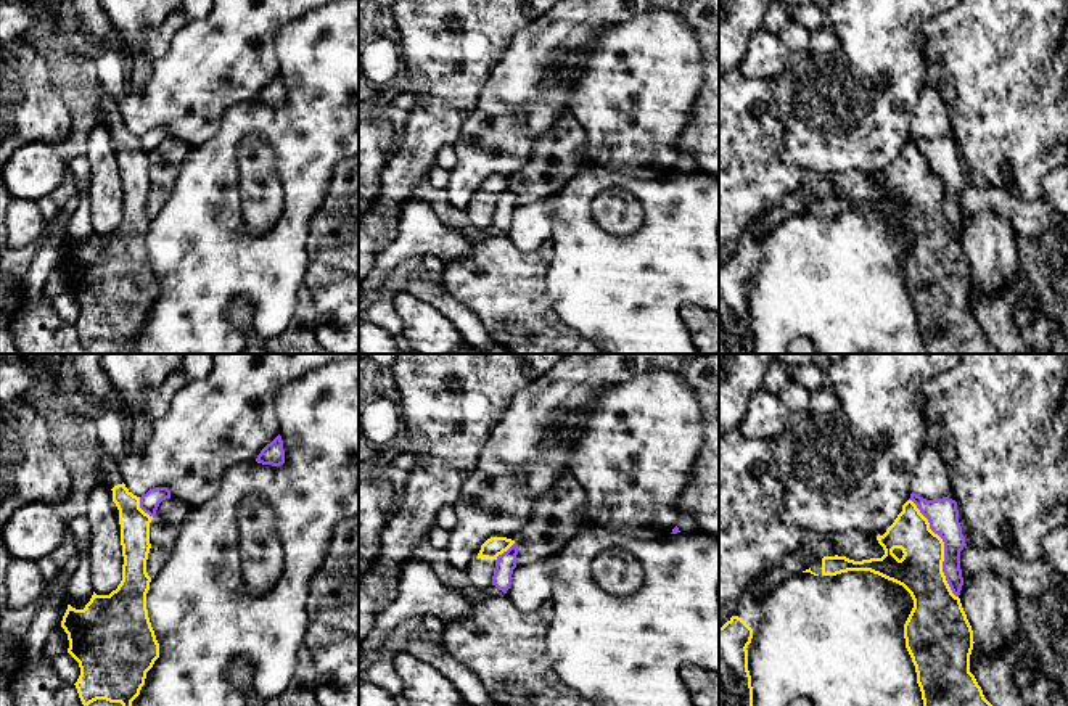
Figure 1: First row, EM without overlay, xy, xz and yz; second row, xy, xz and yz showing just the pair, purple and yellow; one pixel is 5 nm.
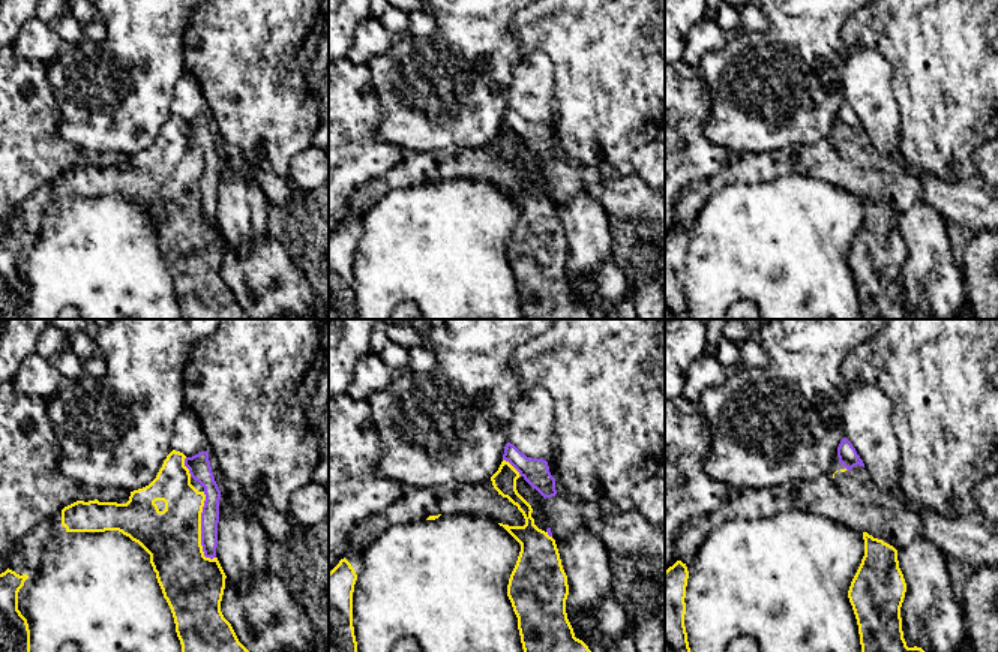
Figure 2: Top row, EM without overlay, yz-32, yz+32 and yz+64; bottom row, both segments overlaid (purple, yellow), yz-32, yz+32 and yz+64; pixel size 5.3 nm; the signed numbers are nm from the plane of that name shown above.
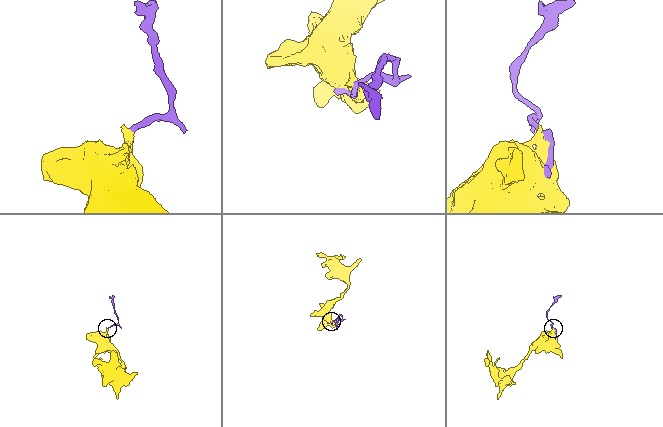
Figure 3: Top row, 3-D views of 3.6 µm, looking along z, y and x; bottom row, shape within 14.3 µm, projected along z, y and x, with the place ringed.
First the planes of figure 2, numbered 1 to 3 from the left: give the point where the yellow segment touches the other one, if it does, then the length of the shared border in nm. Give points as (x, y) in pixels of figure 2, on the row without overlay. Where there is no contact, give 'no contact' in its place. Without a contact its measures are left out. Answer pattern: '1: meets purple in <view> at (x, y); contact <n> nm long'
1: meets purple in yz-32 at (201, 192); contact 380 nm long
2: meets purple in yz+32 at (512, 129); contact 140 nm long
3: no contact

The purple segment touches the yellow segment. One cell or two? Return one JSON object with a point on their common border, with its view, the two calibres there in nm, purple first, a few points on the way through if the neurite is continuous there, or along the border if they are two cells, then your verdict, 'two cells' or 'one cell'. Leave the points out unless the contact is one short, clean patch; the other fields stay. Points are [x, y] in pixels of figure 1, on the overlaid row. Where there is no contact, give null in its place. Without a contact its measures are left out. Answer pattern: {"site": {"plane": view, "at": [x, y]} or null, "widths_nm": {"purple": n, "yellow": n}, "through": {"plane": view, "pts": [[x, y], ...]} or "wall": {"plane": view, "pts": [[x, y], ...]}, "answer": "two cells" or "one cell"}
{"site": {"plane": "yz", "at": [944, 549]}, "widths_nm": {"purple": 160, "yellow": 220}, "answer": "two cells"}

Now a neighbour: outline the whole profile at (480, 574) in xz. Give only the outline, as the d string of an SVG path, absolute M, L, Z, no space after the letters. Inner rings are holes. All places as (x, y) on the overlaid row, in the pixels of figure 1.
M491 537L487 539L478 553L478 560L465 569L465 576L471 587L487 589L492 585L492 576L495 568L495 560L499 555L507 552L515 540L507 537Z

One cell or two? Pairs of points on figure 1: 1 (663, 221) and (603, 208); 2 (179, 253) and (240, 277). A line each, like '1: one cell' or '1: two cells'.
1: two cells
2: one cell

